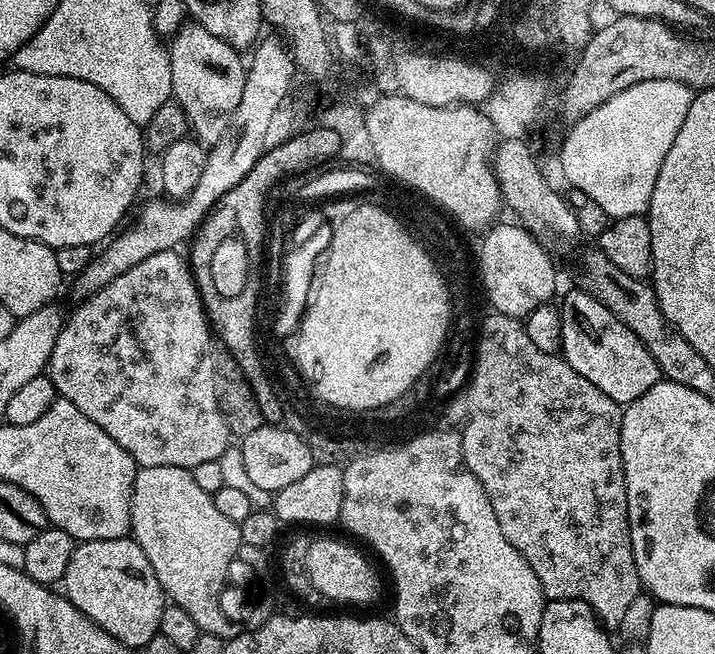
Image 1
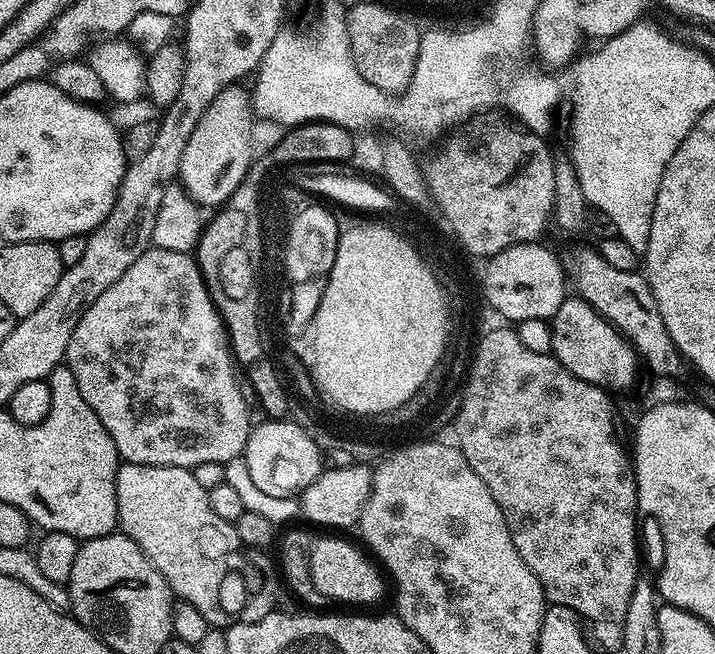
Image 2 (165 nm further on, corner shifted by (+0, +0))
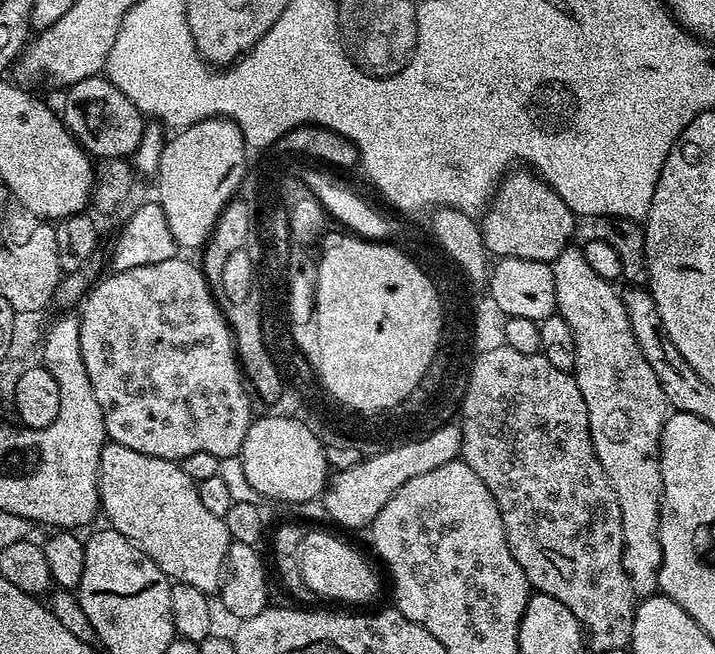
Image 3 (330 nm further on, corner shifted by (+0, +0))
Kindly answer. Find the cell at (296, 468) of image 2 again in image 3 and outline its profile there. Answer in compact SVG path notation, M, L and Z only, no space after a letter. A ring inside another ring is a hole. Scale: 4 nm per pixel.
M269 414L253 419L244 444L238 453L246 470L246 479L261 498L285 500L298 506L307 500L315 500L323 493L329 479L330 467L324 457L326 448L303 424L294 417L272 417Z

